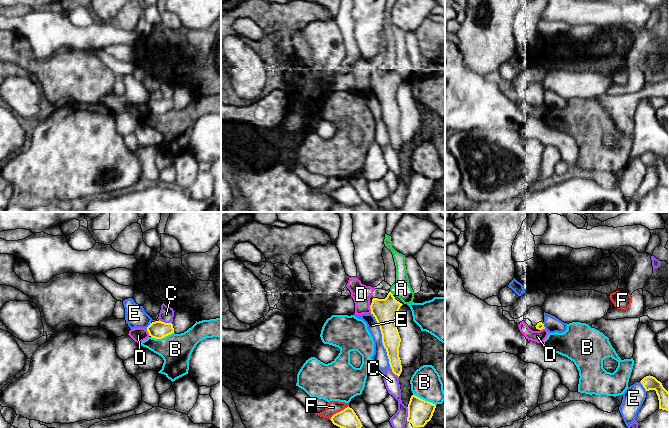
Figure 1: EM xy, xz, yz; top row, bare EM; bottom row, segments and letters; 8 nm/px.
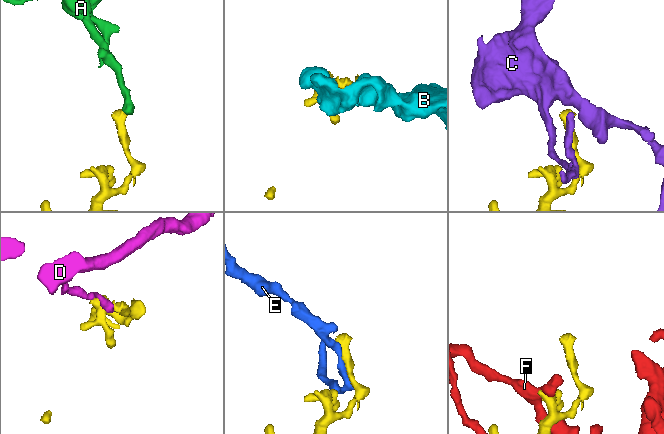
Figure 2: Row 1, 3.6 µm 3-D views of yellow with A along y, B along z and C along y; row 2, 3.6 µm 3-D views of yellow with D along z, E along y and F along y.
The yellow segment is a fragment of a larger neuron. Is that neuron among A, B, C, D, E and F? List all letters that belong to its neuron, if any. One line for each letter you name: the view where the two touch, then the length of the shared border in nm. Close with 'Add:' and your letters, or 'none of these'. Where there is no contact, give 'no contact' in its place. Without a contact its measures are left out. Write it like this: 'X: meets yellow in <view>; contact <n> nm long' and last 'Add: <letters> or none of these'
A: meets yellow in xz; contact 40 nm long
Add: A

